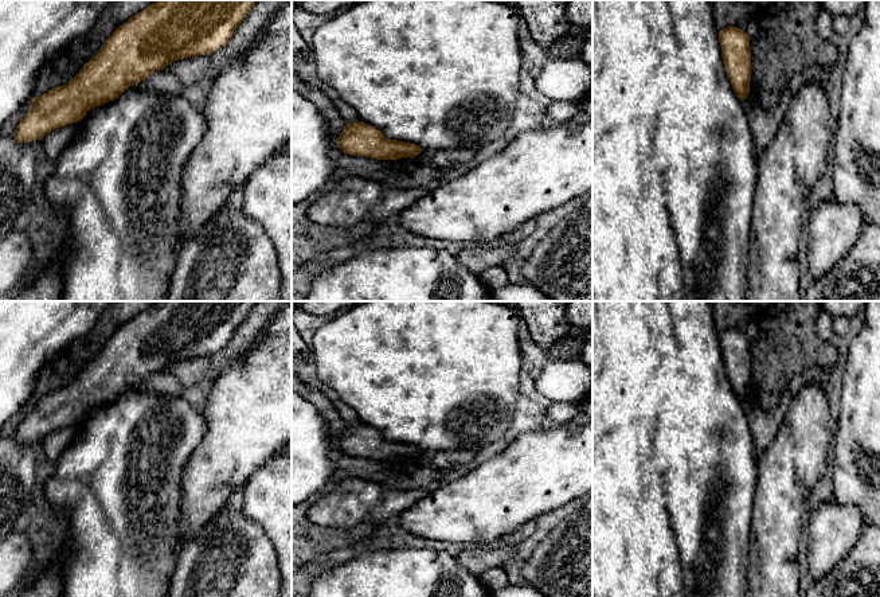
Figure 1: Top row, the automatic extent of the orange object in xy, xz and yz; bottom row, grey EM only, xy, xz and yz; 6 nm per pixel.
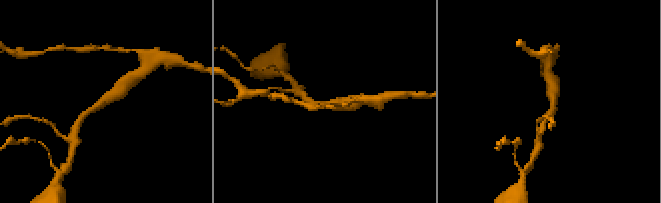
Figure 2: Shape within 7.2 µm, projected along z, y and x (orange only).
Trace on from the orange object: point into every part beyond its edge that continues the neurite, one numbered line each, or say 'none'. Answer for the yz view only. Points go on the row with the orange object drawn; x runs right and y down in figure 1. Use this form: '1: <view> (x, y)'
none

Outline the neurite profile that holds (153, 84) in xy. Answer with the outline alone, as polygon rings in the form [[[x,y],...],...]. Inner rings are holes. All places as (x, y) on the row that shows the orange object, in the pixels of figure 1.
[[[163,69],[137,83],[138,89],[157,93],[161,95],[179,97],[183,83],[171,71]]]

